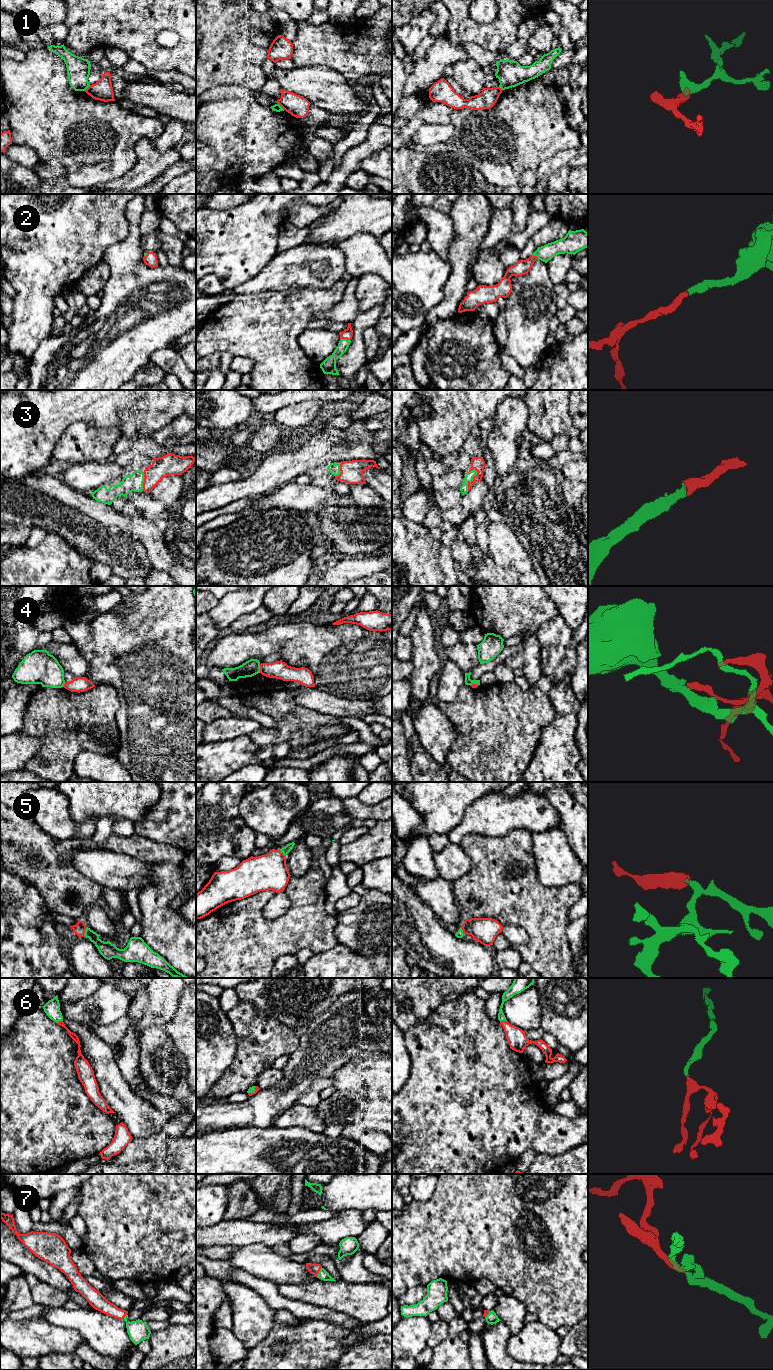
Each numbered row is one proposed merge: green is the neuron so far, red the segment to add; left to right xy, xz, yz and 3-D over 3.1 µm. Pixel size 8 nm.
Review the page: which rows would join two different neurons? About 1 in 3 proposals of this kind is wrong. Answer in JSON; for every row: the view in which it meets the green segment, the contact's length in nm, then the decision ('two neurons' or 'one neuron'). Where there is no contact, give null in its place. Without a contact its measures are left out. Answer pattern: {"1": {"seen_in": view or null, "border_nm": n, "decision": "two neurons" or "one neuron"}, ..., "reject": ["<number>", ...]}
{"1": {"seen_in": "xz", "border_nm": 80, "decision": "two neurons"}, "2": {"seen_in": "xz", "border_nm": 90, "decision": "one neuron"}, "3": {"seen_in": "yz", "border_nm": 190, "decision": "one neuron"}, "4": {"seen_in": "xz", "border_nm": 70, "decision": "two neurons"}, "5": {"seen_in": "xy", "border_nm": 80, "decision": "one neuron"}, "6": {"seen_in": "yz", "border_nm": 60, "decision": "one neuron"}, "7": {"seen_in": "xz", "border_nm": 90, "decision": "one neuron"}, "reject": ["1", "4"]}

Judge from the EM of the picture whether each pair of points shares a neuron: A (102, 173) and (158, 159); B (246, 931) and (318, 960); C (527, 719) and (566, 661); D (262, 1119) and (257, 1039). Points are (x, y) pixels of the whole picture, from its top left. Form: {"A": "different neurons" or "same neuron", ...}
{"A": "different neurons", "B": "different neurons", "C": "different neurons", "D": "different neurons"}

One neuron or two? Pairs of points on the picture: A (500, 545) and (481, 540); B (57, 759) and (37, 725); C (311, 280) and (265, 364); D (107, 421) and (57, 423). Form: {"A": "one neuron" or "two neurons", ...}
{"A": "two neurons", "B": "one neuron", "C": "two neurons", "D": "one neuron"}

